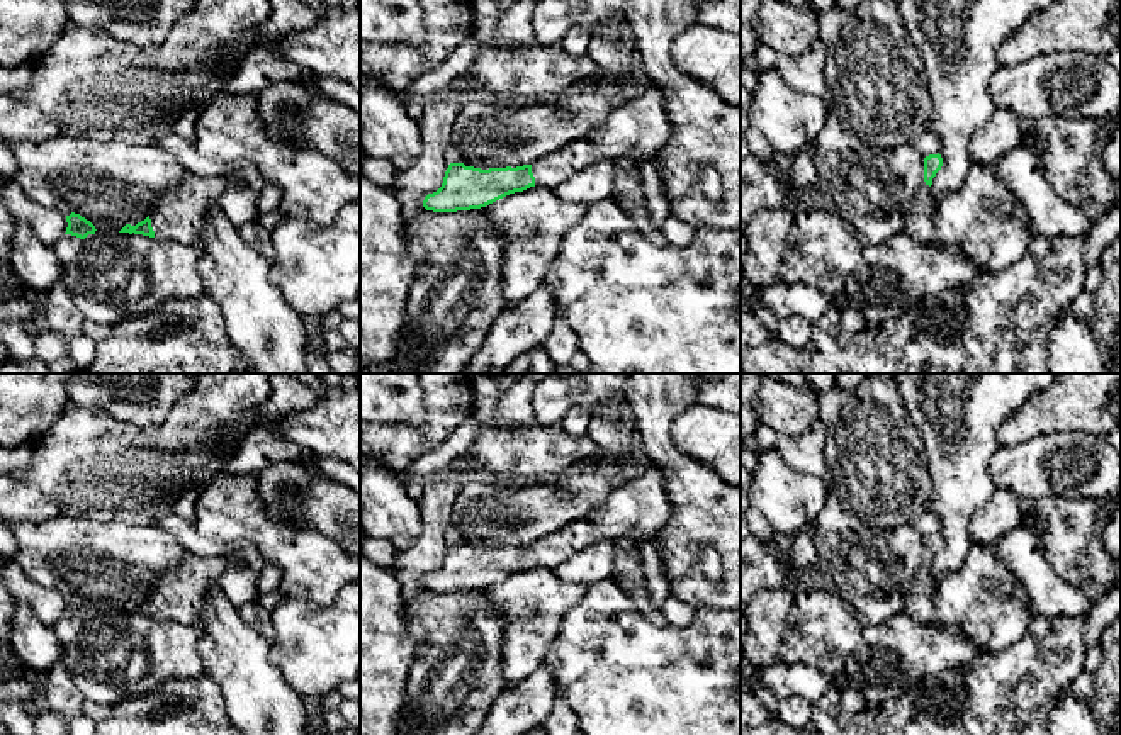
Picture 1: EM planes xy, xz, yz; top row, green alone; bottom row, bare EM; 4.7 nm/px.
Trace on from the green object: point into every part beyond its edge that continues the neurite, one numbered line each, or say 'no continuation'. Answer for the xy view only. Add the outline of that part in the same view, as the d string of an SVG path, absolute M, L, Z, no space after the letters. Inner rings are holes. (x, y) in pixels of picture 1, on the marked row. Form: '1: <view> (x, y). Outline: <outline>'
1: xy (179, 216). Outline: M192 173L151 209L155 238L199 246L207 212L219 204L228 190L239 187L239 182L231 182L226 177Z

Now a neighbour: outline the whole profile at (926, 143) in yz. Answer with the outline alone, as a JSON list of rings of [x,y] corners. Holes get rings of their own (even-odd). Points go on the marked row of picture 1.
[[[924,131],[919,136],[915,136],[910,144],[922,154],[922,156],[929,156],[929,154],[938,154],[941,153],[941,137]]]

